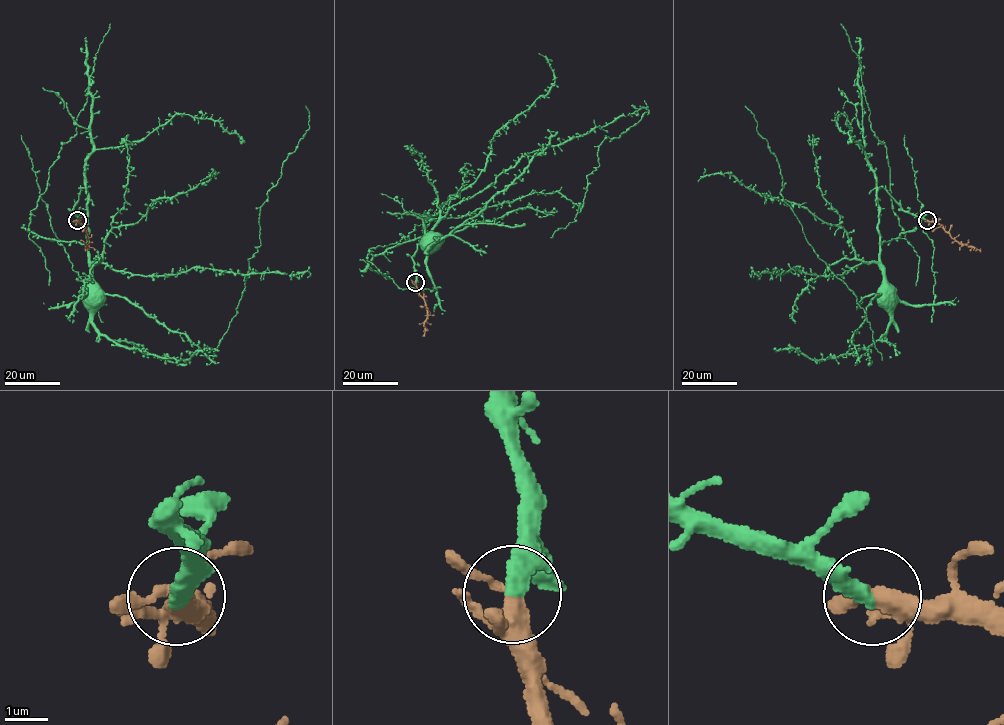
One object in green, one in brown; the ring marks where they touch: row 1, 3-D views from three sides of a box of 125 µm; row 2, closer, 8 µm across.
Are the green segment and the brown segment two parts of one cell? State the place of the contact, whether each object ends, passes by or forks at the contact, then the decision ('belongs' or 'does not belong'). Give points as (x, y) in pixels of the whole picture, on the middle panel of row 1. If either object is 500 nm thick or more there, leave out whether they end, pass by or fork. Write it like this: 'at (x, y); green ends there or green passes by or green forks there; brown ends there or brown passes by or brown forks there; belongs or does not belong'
at (415, 282); green ends there; brown forks there; belongs

